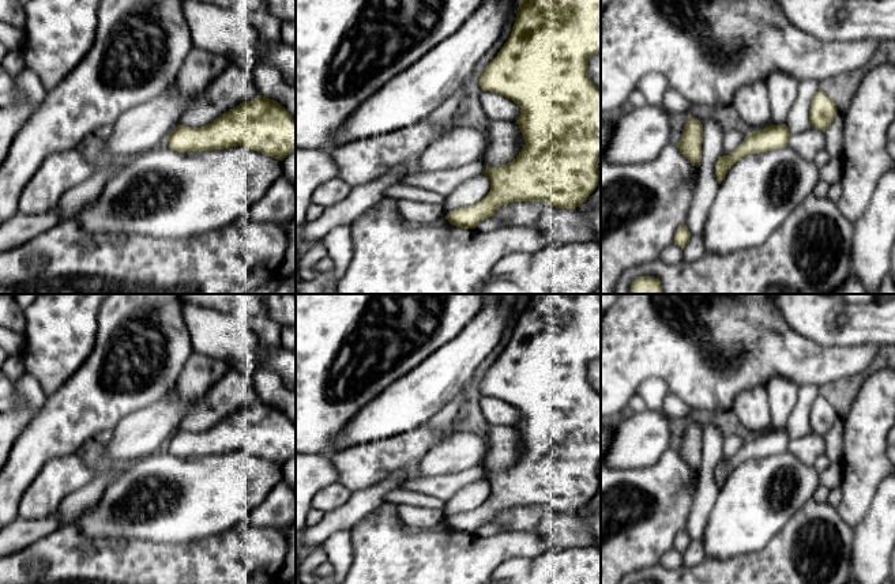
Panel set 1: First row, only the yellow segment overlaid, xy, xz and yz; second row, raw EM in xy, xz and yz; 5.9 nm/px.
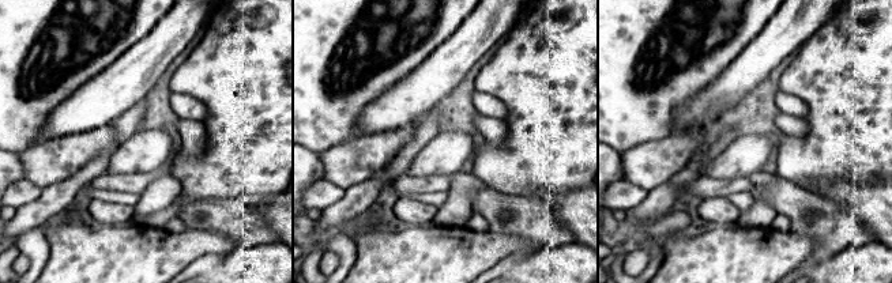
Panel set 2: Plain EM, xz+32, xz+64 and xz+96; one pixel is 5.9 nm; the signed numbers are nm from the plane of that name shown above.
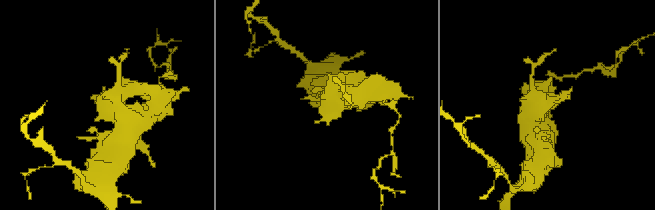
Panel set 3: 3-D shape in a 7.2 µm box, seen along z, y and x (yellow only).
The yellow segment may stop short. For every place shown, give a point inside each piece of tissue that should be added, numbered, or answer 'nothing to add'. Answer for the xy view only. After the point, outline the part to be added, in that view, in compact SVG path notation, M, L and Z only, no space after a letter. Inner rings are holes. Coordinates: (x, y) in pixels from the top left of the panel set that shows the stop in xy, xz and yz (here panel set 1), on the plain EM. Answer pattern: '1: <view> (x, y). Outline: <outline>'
nothing to add

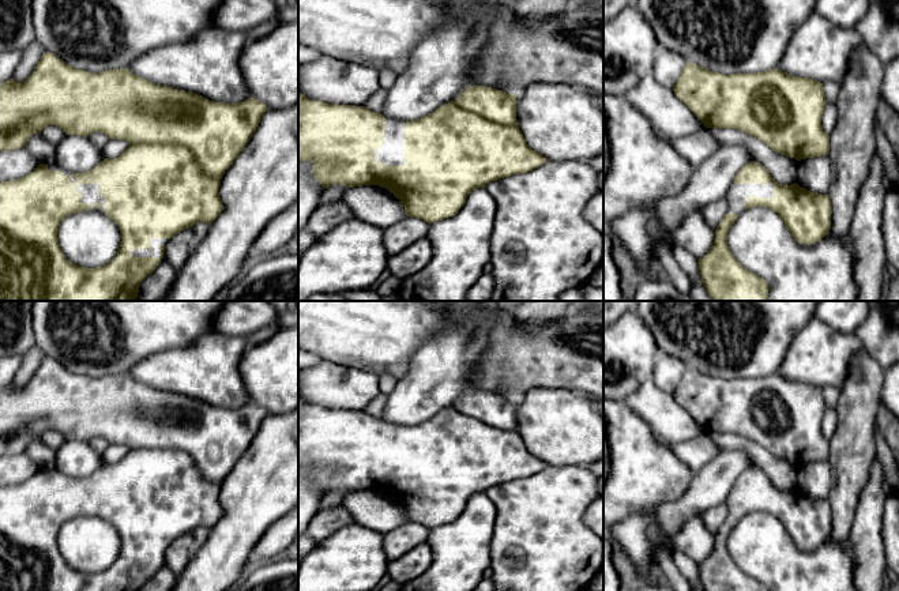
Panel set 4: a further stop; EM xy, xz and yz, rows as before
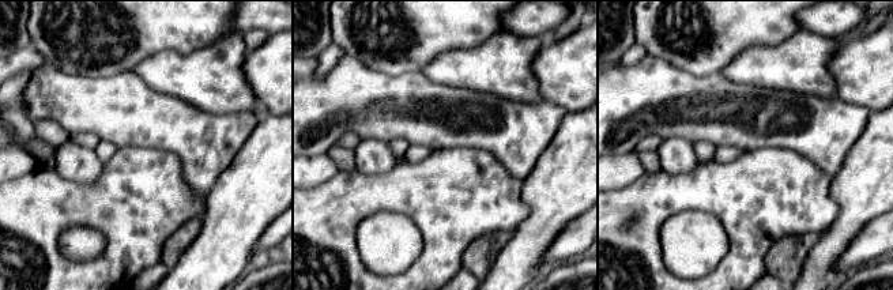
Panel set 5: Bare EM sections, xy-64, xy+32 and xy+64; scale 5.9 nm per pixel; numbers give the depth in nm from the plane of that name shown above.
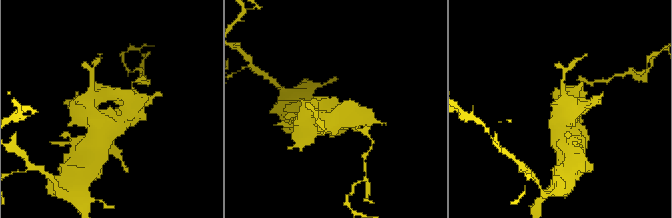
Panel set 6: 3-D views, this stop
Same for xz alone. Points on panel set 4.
1: xz (392, 456). Outline: M384 425L384 448L376 456L377 468L381 466L387 470L405 470L405 428L402 425Z

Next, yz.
1: yz (737, 500). Outline: M733 486L730 494L727 496L727 519L741 520L745 516L744 509L748 502L756 500L759 502L771 504L774 501L772 489L737 489Z

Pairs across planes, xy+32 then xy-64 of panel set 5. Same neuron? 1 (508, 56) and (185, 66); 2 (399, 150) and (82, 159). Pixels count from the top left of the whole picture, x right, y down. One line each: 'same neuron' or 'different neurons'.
1: same neuron
2: different neurons

